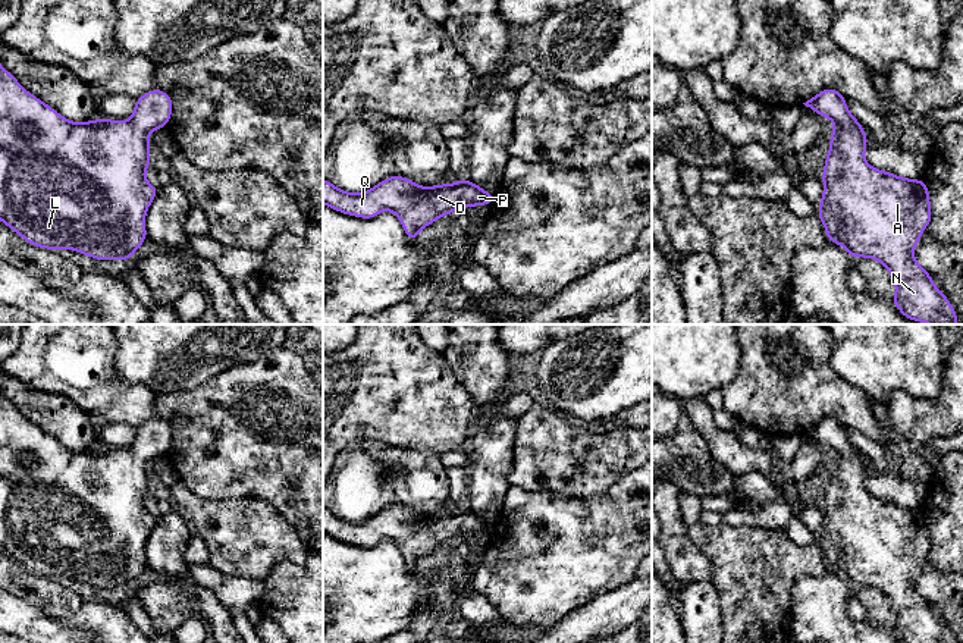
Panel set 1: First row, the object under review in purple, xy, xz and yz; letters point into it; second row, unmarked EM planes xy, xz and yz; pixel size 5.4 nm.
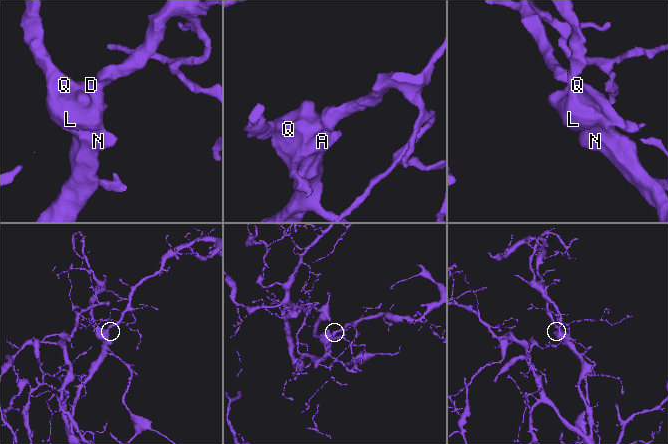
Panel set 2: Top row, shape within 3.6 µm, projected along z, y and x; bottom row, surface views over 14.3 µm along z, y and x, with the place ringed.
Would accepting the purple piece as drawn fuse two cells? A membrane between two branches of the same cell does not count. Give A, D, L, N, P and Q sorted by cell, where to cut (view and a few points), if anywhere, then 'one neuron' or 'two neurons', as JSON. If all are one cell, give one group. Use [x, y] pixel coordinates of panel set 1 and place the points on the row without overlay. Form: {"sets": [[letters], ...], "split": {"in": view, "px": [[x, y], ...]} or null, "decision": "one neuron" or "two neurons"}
{"sets": [["A", "D", "L", "N", "P", "Q"]], "split": null, "decision": "one neuron"}

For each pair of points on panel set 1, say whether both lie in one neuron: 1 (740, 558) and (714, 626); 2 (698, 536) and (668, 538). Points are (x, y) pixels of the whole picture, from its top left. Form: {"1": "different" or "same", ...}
{"1": "different", "2": "different"}

